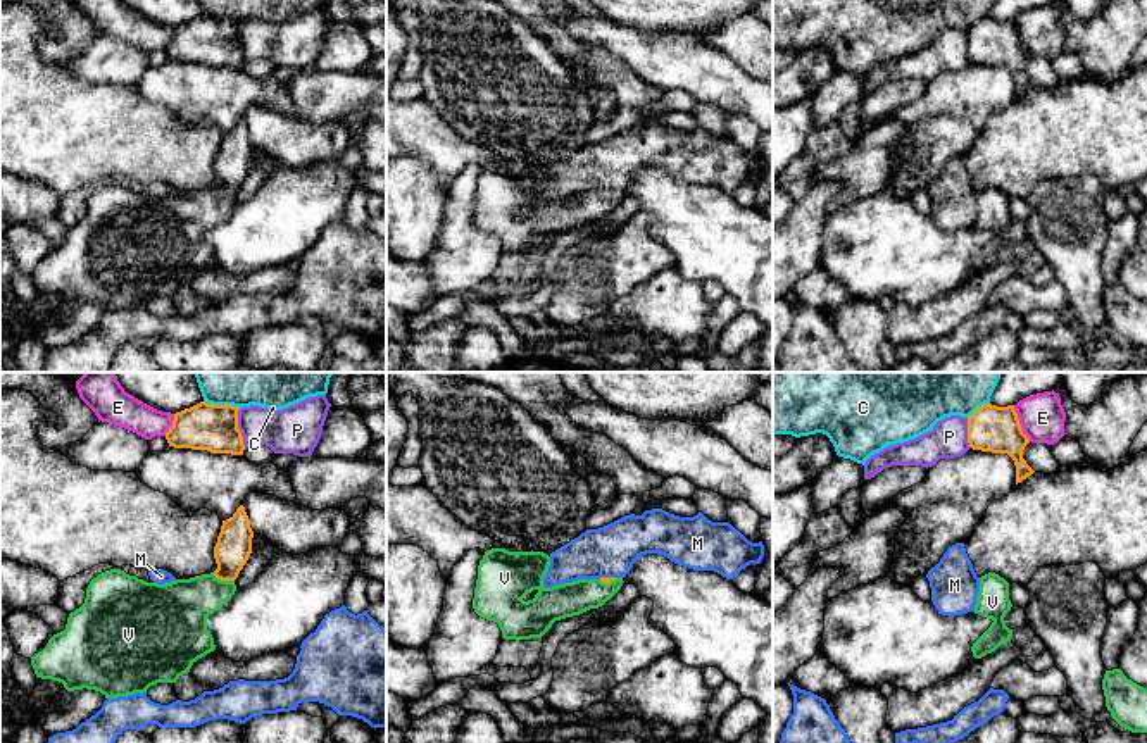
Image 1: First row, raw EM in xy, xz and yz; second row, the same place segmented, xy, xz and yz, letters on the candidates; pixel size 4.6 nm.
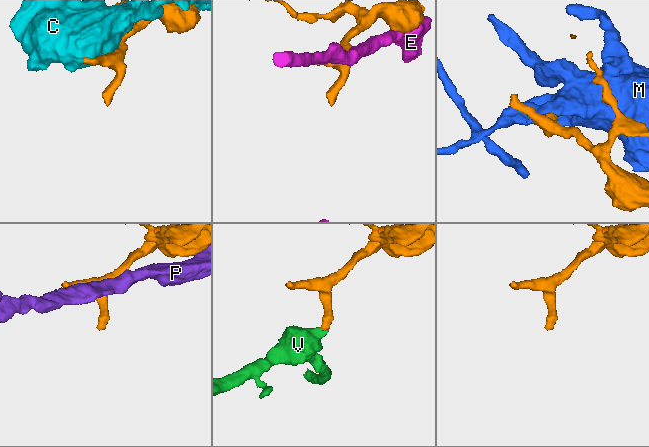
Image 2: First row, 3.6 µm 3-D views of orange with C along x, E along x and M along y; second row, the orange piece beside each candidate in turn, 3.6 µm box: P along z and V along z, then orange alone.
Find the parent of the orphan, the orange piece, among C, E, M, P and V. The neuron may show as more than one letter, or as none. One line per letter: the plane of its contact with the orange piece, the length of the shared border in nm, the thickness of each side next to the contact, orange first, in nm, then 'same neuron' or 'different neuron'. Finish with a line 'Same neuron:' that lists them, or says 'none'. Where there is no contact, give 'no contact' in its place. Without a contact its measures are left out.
C: contact in xy; length 170 nm; calibres 220 and 320 nm; different neuron
E: contact in yz; length 190 nm; calibres 220 and 220 nm; different neuron
M: contact in xz; length 80 nm; calibres 30 and 240 nm; different neuron
P: contact in xy; length 190 nm; calibres 220 and 220 nm; different neuron
V: contact in xy; length 110 nm; calibres 170 and 280 nm; same neuron
Same neuron: V

